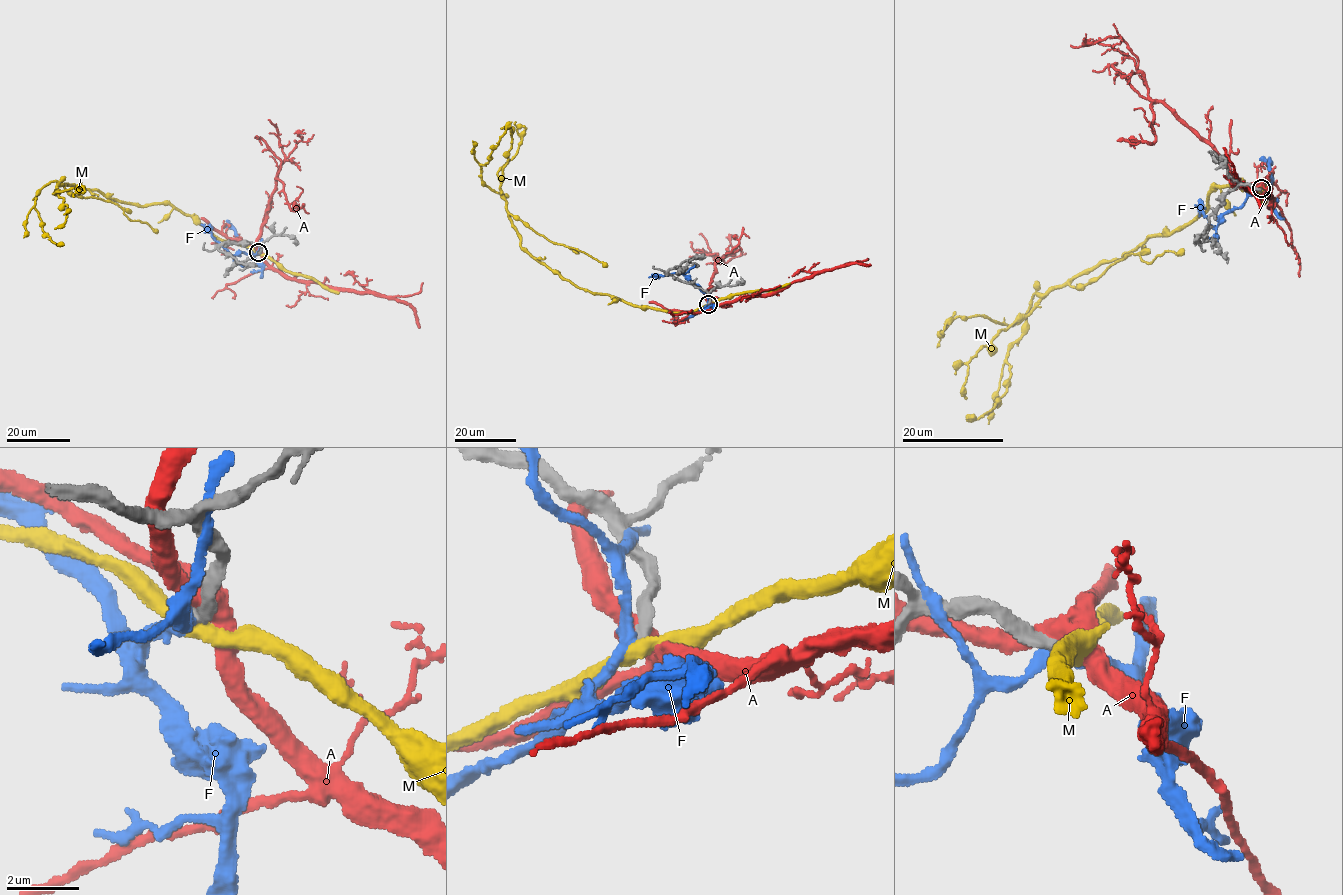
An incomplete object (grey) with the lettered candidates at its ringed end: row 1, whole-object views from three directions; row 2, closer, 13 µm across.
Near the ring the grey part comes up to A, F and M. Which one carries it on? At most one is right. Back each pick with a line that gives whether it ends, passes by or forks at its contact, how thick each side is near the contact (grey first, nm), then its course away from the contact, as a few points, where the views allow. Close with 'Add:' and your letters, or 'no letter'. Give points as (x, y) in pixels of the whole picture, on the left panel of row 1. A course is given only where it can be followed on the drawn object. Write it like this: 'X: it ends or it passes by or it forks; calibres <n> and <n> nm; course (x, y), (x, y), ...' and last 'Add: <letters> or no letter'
Add: no letter

